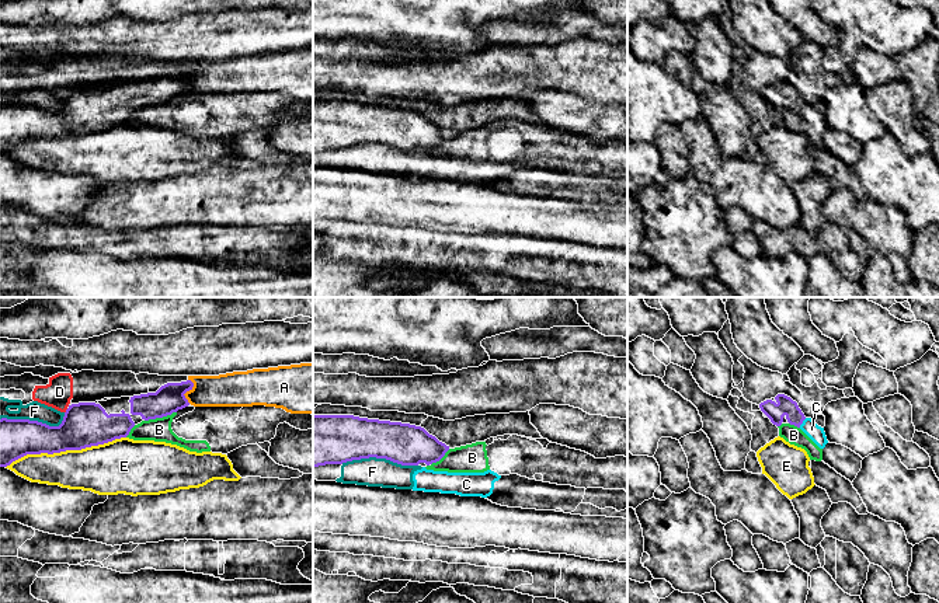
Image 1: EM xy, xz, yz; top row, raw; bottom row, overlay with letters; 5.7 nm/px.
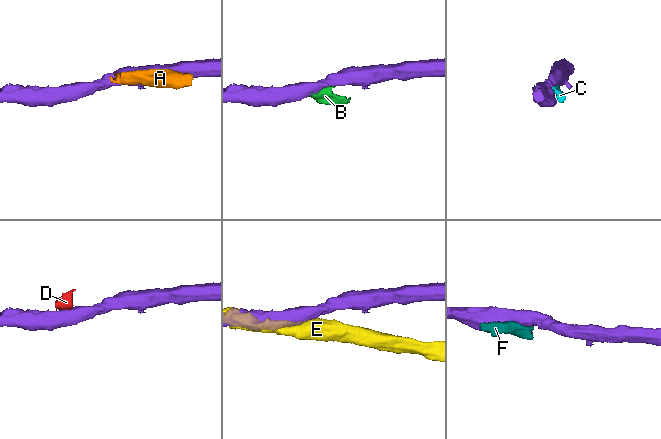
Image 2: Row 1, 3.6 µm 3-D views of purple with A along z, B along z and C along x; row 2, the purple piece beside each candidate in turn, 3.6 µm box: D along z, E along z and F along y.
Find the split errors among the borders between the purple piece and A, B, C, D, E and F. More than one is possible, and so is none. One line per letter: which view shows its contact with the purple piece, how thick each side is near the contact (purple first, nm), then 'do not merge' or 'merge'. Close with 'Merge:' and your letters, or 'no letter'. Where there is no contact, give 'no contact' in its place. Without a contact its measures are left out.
A: meets purple in xy; 170 nm thick on the purple side, 190 nm on the other; do not merge
B: meets purple in xy; 170 nm thick on the purple side, 140 nm on the other; do not merge
C: meets purple in yz; 100 nm thick on the purple side, 90 nm on the other; do not merge
D: meets purple in xy; 260 nm thick on the purple side, 160 nm on the other; do not merge
E: meets purple in xy; 260 nm thick on the purple side, 280 nm on the other; do not merge
F: meets purple in xz; 280 nm thick on the purple side, 170 nm on the other; do not merge
Merge: no letter

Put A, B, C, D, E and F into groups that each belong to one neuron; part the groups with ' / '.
A D / B C F / E

